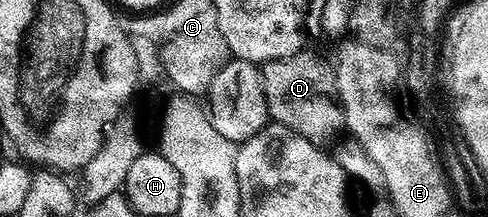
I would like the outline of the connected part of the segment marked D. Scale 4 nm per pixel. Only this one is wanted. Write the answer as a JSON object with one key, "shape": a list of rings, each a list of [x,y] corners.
{"shape":[[[309,50],[295,52],[292,56],[287,56],[281,60],[272,60],[260,68],[262,82],[266,90],[266,106],[269,117],[275,123],[281,124],[295,134],[306,138],[306,142],[327,145],[327,140],[335,138],[345,127],[344,111],[341,108],[340,96],[336,90],[336,69],[331,63],[329,65],[320,56],[315,56]]]}

